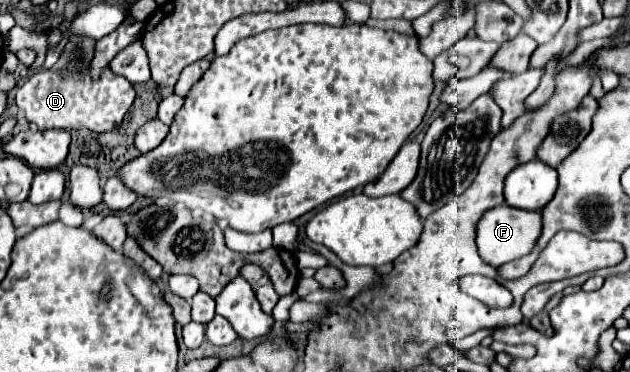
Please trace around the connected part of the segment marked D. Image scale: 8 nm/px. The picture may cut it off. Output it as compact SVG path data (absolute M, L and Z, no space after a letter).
M80 54L70 56L66 70L62 72L36 72L32 78L24 82L24 86L16 94L16 104L22 110L22 114L28 118L28 122L36 124L40 132L44 130L70 130L70 128L88 128L94 132L110 132L114 130L126 112L130 110L134 102L134 88L132 84L122 78L112 74L108 68L104 68L102 76L98 82L94 82L88 76L88 68L84 66L82 76L78 76L80 64L84 58Z

